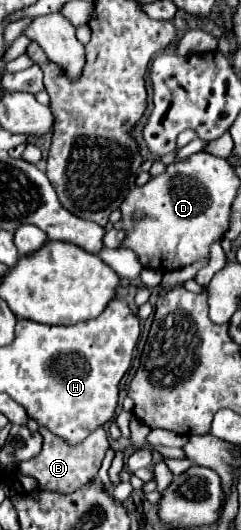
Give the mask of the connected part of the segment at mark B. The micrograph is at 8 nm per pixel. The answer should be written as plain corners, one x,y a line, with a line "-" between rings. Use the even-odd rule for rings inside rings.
99,426
97,430
93,430
83,442
79,444
69,444
63,438
59,438
57,434
53,434
47,428
41,428
43,434
43,450
41,456
35,456
27,462
19,464
17,472
29,474
33,478
37,478
39,482
39,490
55,490
55,492
75,492
79,486
83,486
85,482
93,480
101,468
105,450
109,448
109,440
107,440
107,432
103,430
103,426

